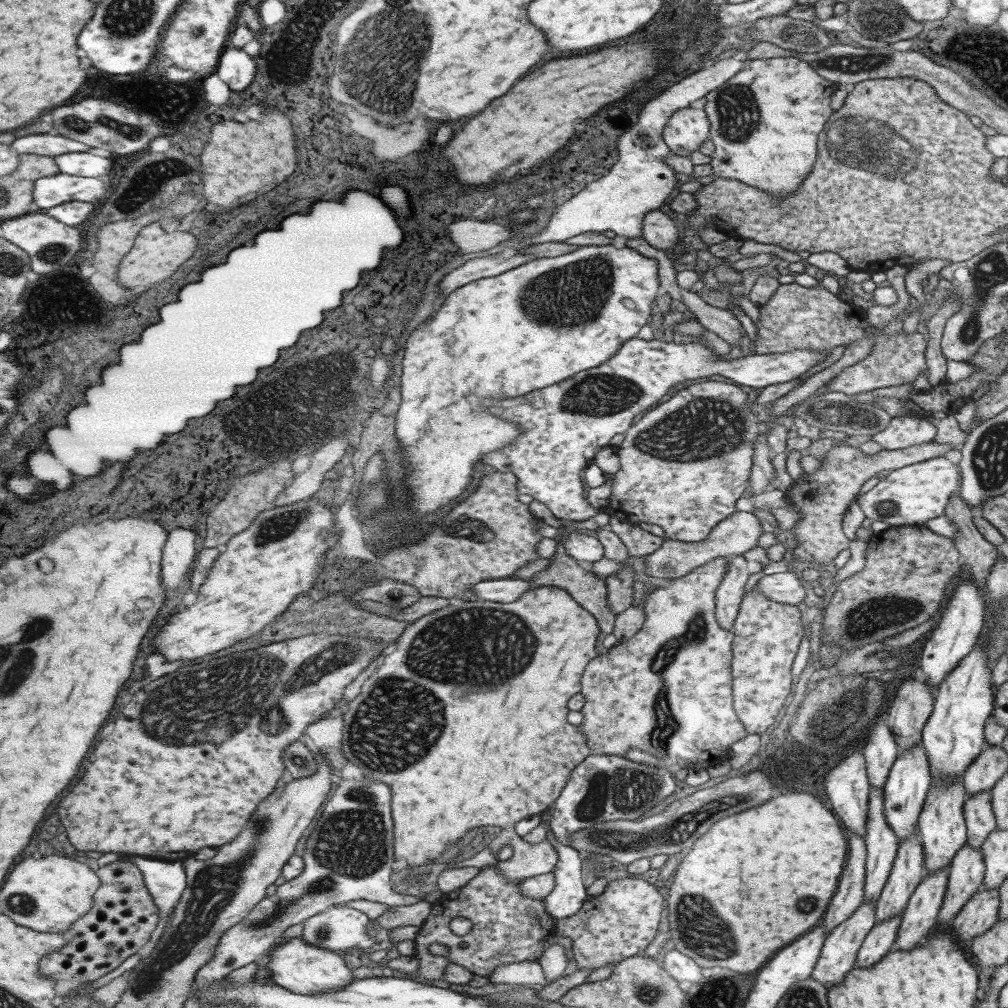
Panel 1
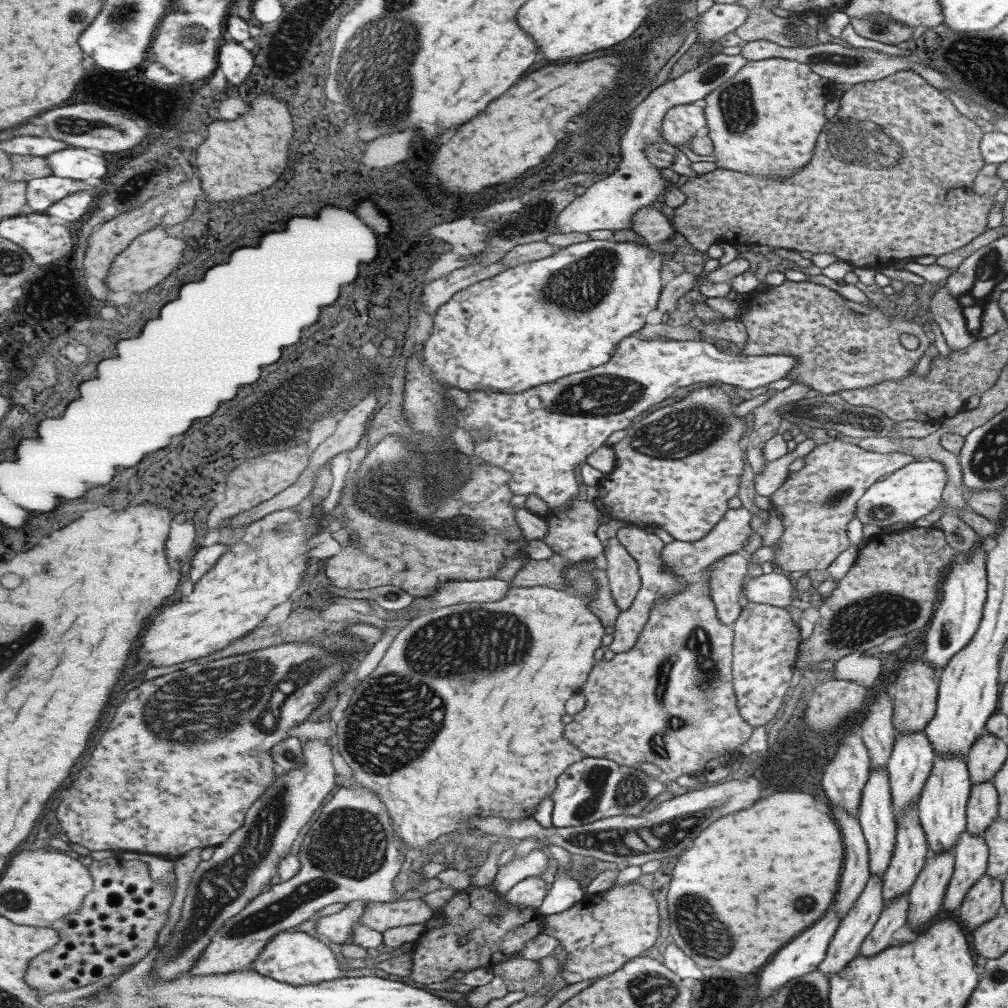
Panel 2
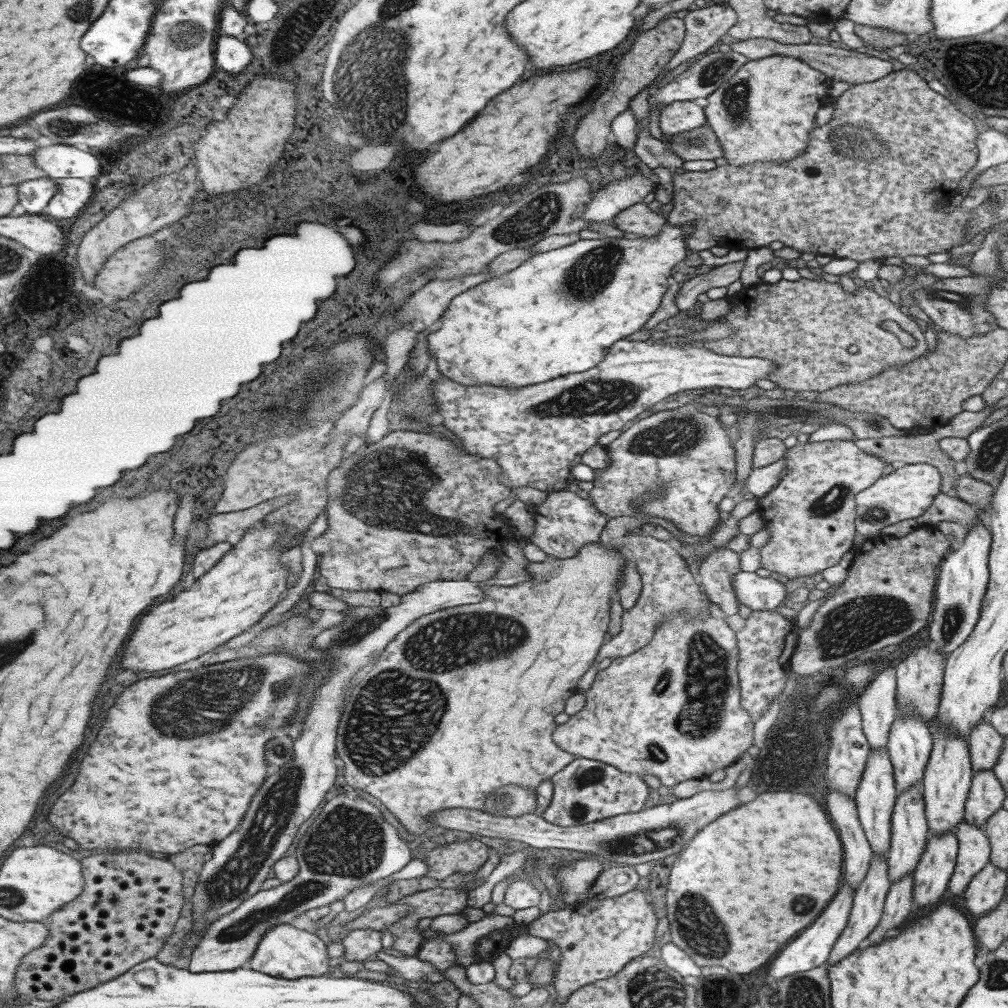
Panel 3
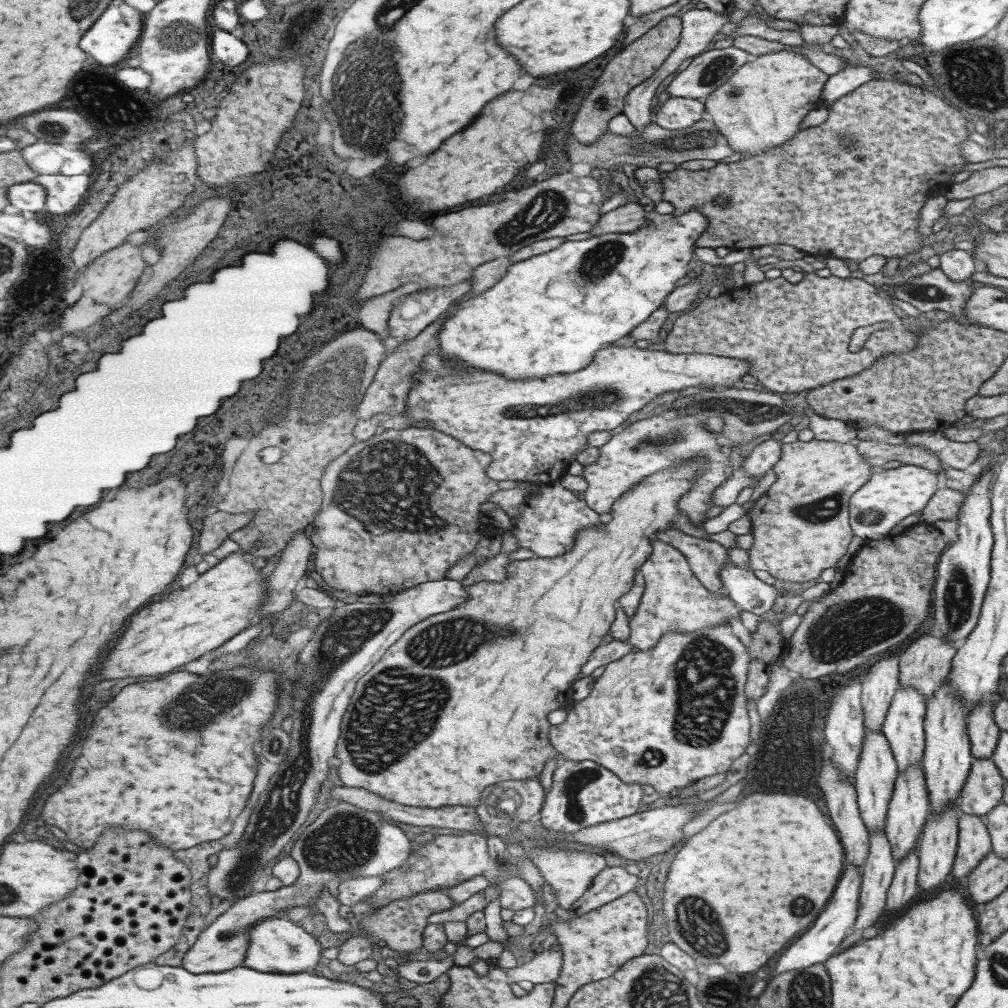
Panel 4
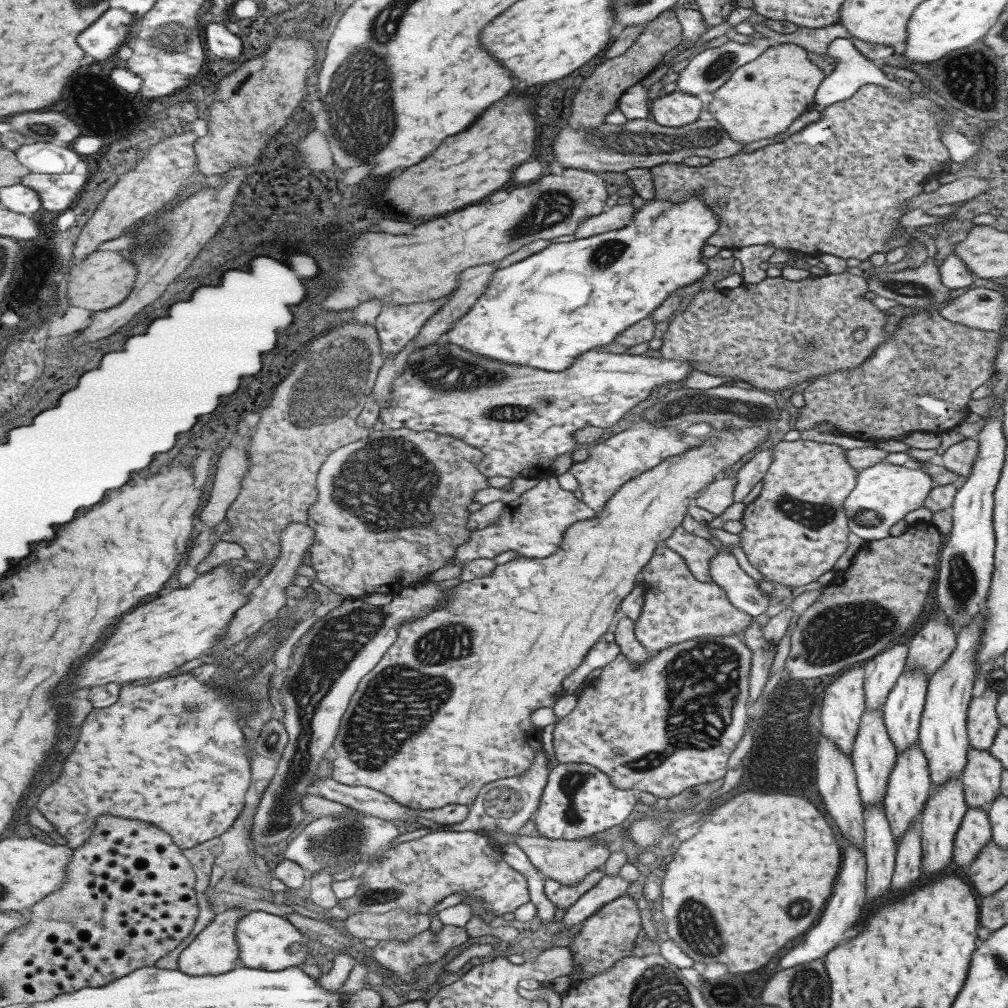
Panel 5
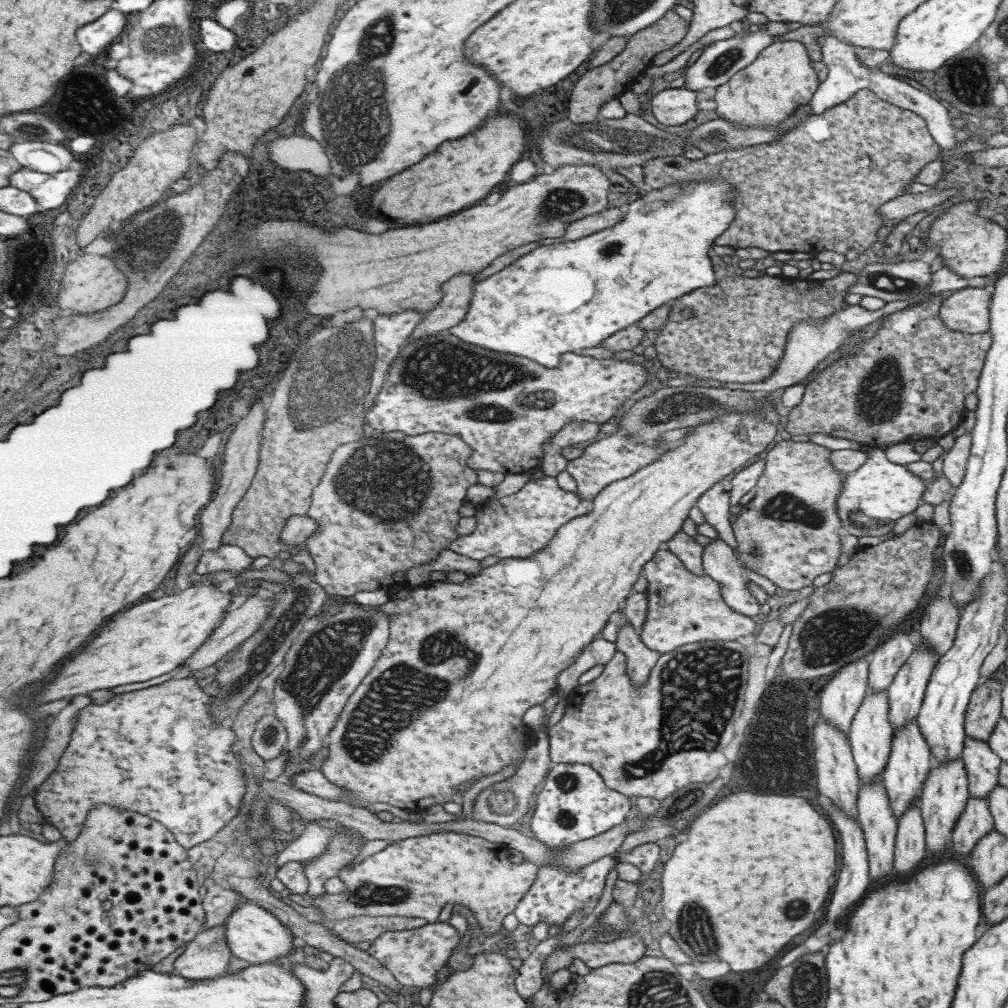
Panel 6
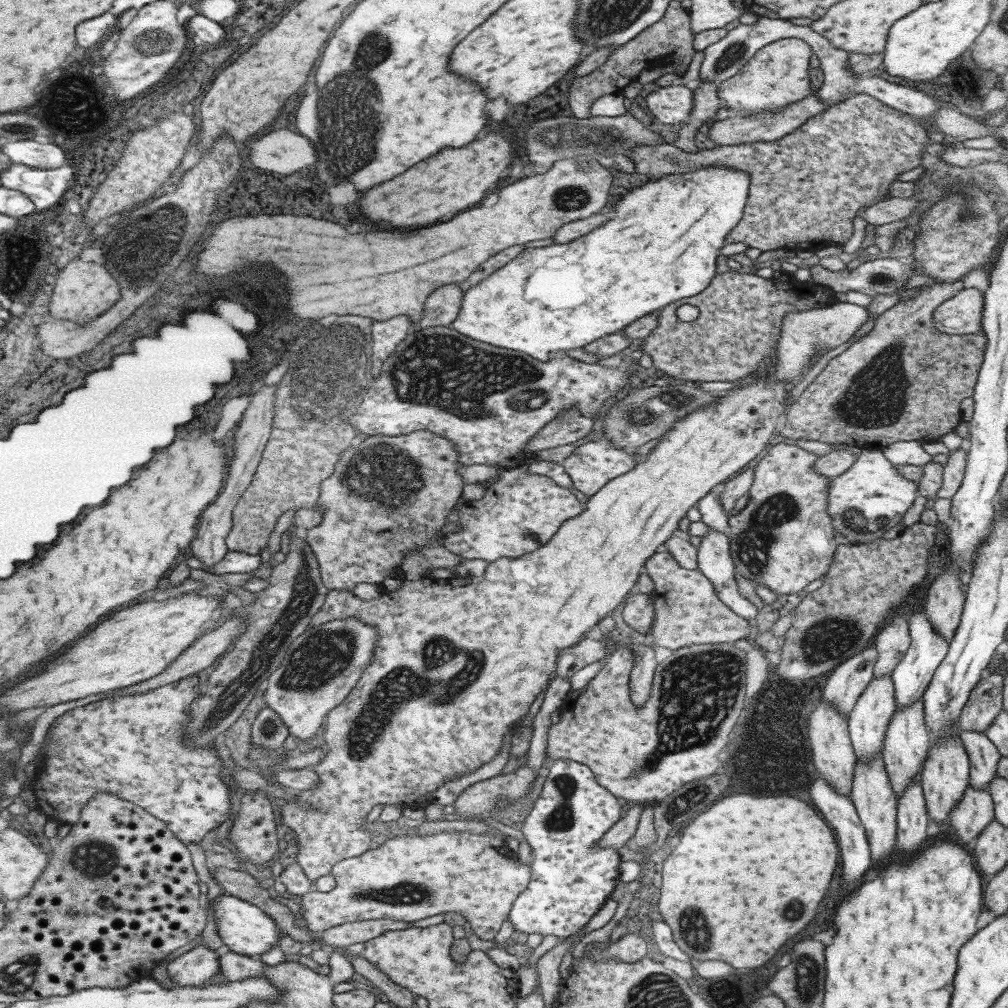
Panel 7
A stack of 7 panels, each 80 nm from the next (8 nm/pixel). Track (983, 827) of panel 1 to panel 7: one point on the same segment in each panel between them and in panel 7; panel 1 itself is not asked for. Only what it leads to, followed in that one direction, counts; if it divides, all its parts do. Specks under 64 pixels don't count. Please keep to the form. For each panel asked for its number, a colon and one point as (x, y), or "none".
2: (982, 804)
3: (985, 795)
4: (982, 789)
5: (980, 778)
6: (981, 764)
7: (982, 755)

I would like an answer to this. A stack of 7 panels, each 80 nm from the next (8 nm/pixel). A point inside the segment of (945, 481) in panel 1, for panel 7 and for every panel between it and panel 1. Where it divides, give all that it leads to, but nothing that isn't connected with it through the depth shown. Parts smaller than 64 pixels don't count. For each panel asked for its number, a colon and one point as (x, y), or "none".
2: (911, 492)
3: (906, 493)
4: (890, 495)
5: (883, 494)
6: (875, 495)
7: (869, 498)

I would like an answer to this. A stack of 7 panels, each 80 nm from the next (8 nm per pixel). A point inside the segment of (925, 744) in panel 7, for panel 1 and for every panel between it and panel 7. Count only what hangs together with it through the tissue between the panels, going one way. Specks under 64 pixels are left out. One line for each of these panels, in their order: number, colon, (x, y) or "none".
1: (907, 869)
2: (910, 850)
3: (908, 828)
4: (907, 809)
5: (907, 786)
6: (909, 760)

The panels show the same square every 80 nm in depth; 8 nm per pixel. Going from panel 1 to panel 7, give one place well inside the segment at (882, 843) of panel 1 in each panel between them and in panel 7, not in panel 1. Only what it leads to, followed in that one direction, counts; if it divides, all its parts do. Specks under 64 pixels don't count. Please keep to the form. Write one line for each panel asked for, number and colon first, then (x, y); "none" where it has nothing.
2: (876, 819)
3: (875, 794)
4: (875, 772)
5: (873, 754)
6: (869, 737)
7: (867, 721)

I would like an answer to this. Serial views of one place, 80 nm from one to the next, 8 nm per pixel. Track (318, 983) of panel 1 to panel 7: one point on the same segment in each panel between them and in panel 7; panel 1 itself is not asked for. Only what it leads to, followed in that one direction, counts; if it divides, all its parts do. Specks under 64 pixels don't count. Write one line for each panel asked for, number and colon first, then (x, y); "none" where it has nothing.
2: (295, 957)
3: (285, 952)
4: (277, 945)
5: (269, 942)
6: (256, 936)
7: (246, 929)

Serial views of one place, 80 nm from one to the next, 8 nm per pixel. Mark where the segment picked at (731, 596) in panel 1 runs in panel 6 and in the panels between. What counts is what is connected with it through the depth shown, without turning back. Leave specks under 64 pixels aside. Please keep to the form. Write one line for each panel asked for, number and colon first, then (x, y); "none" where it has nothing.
2: (727, 574)
3: (715, 570)
4: (704, 557)
5: (695, 551)
6: (683, 546)

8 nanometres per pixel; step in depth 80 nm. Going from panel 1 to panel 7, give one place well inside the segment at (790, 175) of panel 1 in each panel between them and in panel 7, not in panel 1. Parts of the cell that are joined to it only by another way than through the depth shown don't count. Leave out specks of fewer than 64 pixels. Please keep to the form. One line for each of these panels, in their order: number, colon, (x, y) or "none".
2: (764, 121)
3: (765, 112)
4: (758, 108)
5: (760, 99)
6: (766, 91)
7: (776, 76)

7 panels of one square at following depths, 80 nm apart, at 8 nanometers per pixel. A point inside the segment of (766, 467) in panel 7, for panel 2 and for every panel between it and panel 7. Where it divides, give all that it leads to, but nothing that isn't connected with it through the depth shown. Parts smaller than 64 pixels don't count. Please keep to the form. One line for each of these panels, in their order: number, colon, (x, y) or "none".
2: (816, 503)
3: (809, 515)
4: (800, 526)
5: (793, 532)
6: (788, 532)

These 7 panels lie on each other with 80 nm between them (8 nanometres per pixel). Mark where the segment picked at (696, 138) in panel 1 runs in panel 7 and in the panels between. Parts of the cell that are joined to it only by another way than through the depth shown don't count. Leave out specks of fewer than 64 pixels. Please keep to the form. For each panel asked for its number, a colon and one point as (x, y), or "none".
2: (680, 123)
3: (680, 116)
4: (675, 113)
5: (675, 109)
6: (671, 106)
7: (672, 104)

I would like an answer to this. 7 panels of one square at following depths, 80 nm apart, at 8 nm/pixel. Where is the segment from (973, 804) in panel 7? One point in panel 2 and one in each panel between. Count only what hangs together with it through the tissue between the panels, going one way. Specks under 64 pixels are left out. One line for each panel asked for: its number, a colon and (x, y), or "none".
2: (970, 852)
3: (973, 851)
4: (973, 842)
5: (974, 830)
6: (975, 821)

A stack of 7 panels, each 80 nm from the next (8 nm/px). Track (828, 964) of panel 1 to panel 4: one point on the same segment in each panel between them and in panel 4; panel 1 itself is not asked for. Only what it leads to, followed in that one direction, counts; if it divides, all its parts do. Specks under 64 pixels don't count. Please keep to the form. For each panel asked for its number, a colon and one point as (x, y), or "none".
2: (857, 922)
3: (868, 898)
4: (877, 870)

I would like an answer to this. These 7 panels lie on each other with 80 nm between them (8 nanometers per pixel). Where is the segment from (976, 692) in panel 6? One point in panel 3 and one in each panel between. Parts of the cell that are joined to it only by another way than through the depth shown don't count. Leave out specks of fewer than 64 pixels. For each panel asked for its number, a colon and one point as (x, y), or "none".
3: (984, 744)
4: (982, 733)
5: (982, 723)

